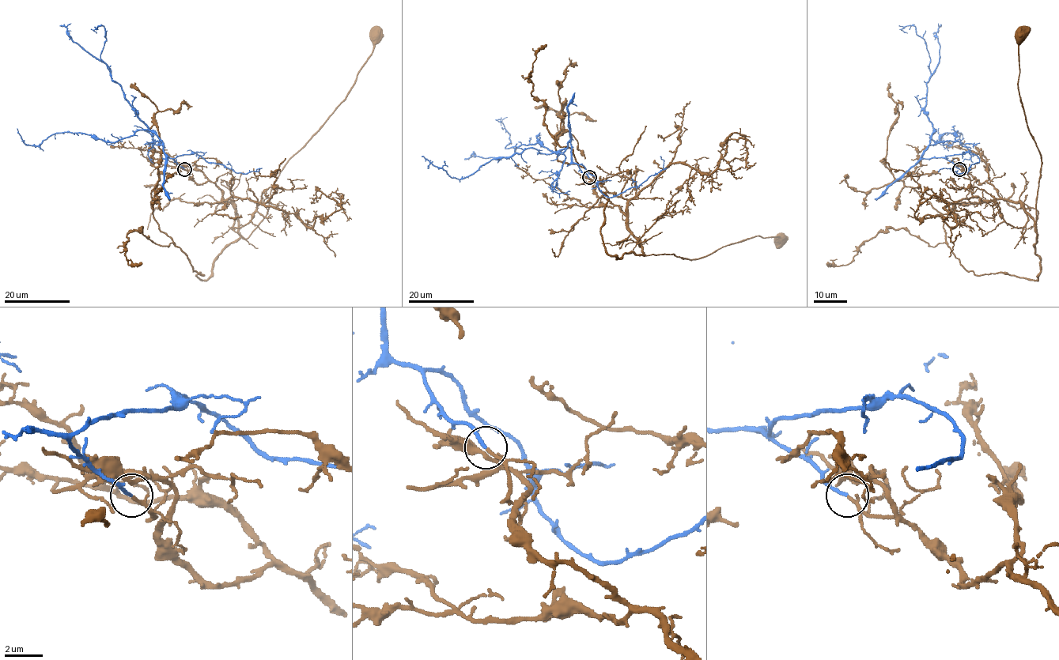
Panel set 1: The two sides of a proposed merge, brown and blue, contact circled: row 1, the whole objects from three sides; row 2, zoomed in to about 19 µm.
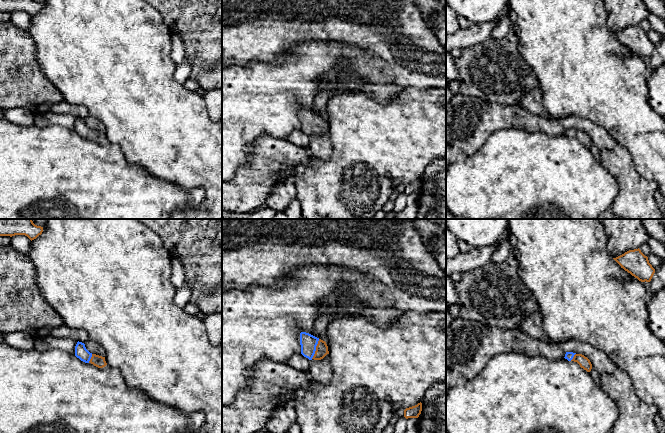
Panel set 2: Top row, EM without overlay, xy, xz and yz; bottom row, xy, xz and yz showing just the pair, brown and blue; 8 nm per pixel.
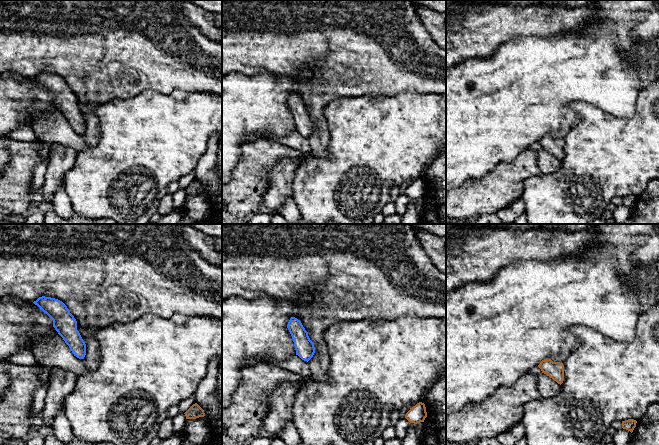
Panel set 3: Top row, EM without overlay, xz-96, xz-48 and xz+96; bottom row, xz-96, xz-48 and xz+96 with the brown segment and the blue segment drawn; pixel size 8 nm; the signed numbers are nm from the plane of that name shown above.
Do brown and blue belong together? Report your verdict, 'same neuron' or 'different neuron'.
different neuron

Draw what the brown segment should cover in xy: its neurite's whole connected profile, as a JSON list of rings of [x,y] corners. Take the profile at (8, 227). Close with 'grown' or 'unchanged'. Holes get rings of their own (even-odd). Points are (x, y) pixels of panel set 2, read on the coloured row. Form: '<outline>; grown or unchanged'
[[[0,219],[0,236],[25,235],[31,241],[43,232],[43,227],[37,226],[32,219]]]; unchanged

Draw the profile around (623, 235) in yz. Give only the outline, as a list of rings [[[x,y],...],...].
[[[599,219],[607,236],[607,251],[616,258],[647,243],[649,235],[640,219]]]

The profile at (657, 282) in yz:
[[[665,263],[661,264],[655,269],[655,273],[650,281],[652,294],[659,292],[665,287]]]

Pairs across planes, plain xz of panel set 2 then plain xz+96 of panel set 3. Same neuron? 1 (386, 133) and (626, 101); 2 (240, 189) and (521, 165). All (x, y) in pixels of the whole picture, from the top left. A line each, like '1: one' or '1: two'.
1: two
2: one

